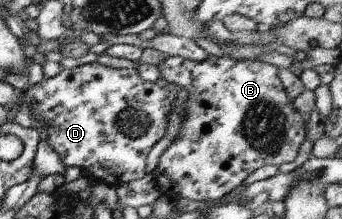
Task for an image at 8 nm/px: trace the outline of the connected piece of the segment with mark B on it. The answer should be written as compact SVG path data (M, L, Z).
M207 55L201 62L195 62L189 59L183 59L183 57L169 57L166 56L159 65L157 65L157 71L159 71L160 80L166 81L169 84L176 85L177 89L183 89L187 91L187 100L185 101L185 109L181 113L181 127L177 131L177 135L169 146L161 155L159 155L159 161L157 166L150 173L152 179L155 181L155 186L161 194L162 198L168 200L178 200L180 197L183 199L189 199L191 201L205 201L213 202L221 199L225 195L228 195L237 186L246 179L246 177L253 173L256 169L264 165L274 165L282 162L292 162L299 150L299 145L304 141L304 128L305 123L299 114L299 111L295 110L291 101L287 98L285 91L281 85L281 81L277 78L277 68L267 63L261 63L261 61L250 60L234 60L228 56L214 57L213 55Z

